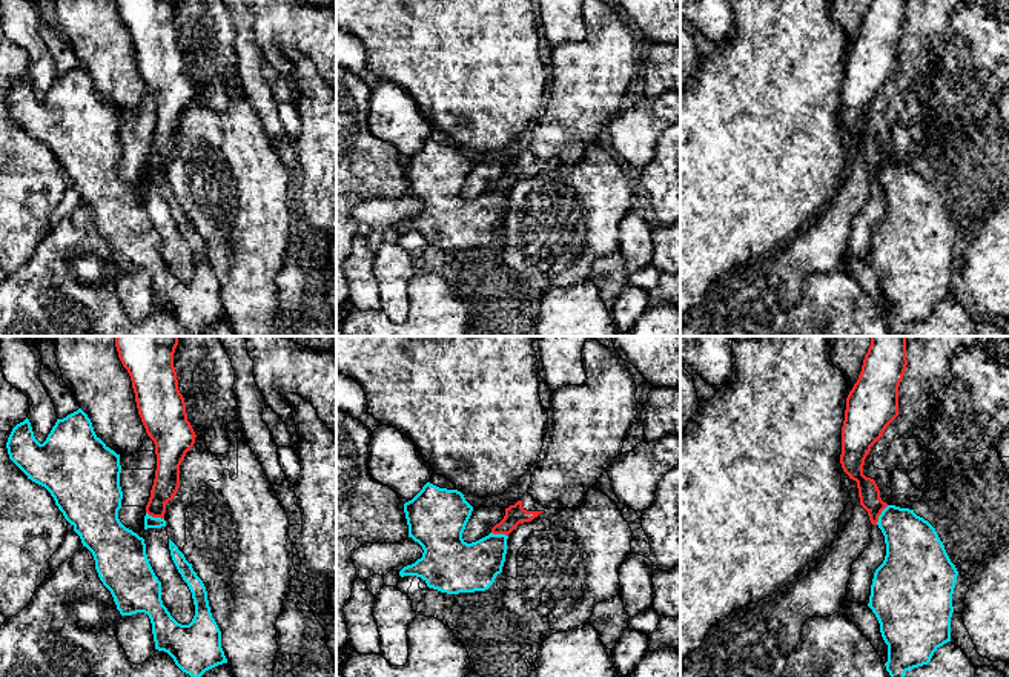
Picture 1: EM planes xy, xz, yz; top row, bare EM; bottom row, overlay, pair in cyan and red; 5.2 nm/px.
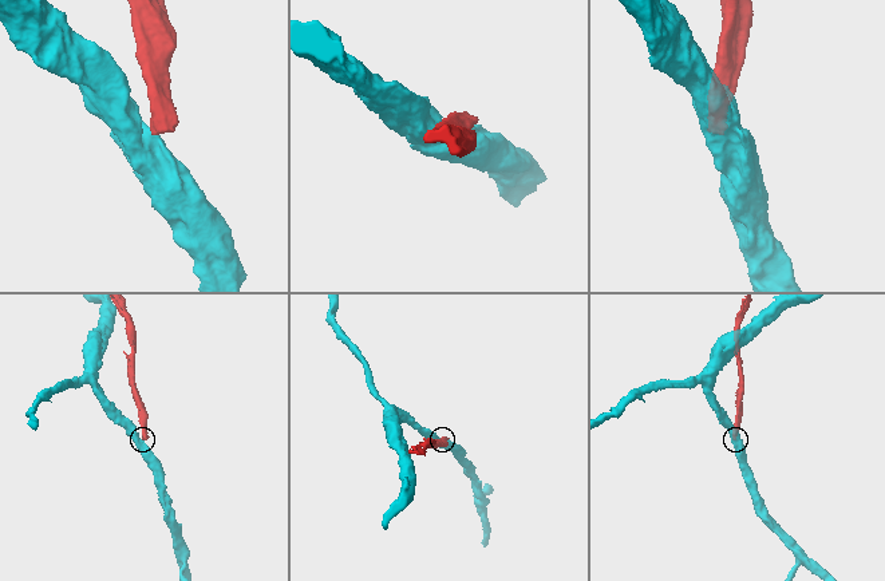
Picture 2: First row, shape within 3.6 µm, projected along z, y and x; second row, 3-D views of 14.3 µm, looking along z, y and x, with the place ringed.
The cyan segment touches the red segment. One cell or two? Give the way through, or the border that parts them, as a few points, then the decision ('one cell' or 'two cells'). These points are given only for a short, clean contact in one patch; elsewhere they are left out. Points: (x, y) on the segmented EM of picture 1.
along yz (888, 505), (876, 524) | two cells

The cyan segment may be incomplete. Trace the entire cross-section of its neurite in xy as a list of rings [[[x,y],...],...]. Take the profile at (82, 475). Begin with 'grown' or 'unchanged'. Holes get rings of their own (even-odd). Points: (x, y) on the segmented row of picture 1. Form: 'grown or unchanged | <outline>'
unchanged | [[[81,408],[63,419],[57,419],[43,444],[35,439],[31,422],[26,418],[12,428],[6,448],[9,459],[28,479],[51,493],[65,519],[80,536],[83,547],[92,553],[98,577],[111,591],[120,614],[144,613],[149,616],[155,649],[167,652],[175,665],[190,677],[201,677],[206,671],[227,663],[221,648],[221,631],[212,617],[206,586],[194,571],[192,563],[186,560],[170,539],[170,556],[192,593],[195,616],[189,625],[181,625],[163,605],[161,582],[149,563],[144,539],[126,528],[118,519],[123,499],[120,454],[95,434],[91,419]]]

